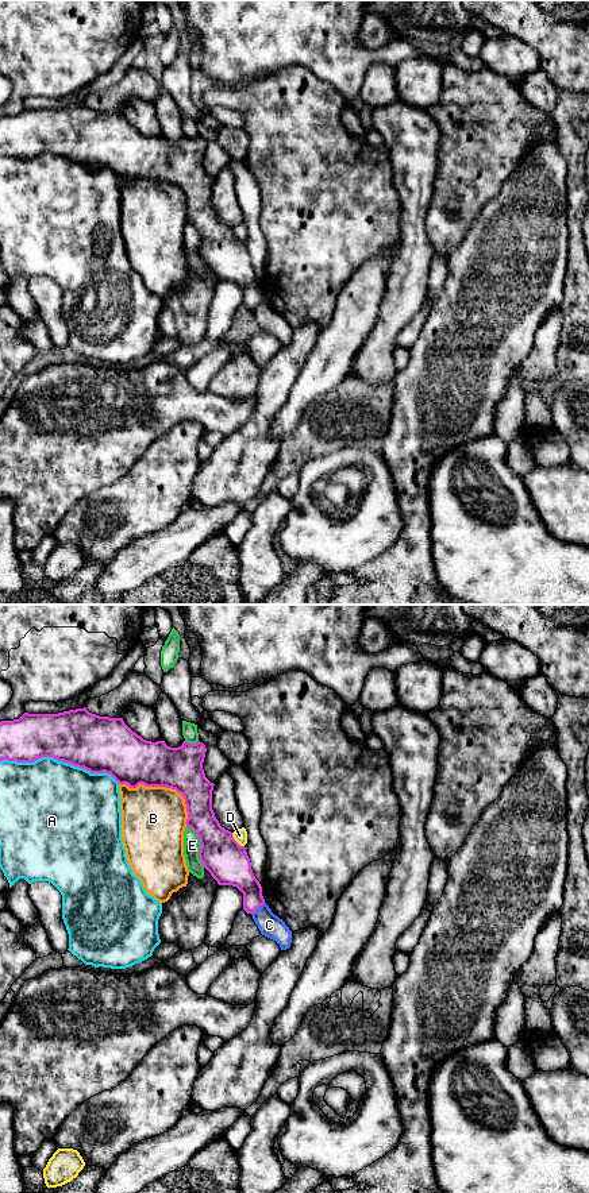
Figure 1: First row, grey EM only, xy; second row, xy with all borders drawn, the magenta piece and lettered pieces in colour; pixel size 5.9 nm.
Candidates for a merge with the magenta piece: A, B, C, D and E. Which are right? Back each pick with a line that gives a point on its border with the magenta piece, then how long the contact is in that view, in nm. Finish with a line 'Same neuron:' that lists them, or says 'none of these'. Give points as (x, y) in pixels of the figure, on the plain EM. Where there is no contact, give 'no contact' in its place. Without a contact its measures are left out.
Same neuron: none of these

